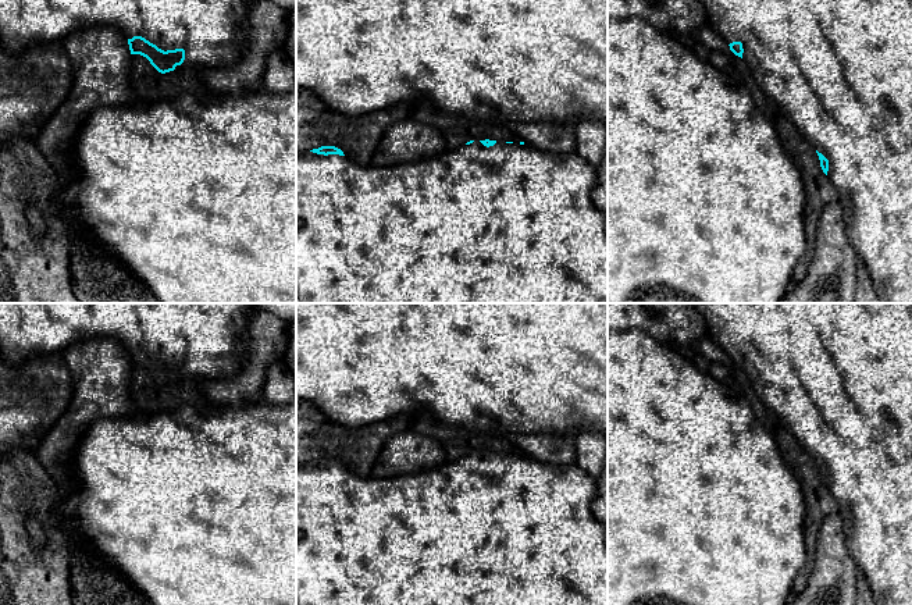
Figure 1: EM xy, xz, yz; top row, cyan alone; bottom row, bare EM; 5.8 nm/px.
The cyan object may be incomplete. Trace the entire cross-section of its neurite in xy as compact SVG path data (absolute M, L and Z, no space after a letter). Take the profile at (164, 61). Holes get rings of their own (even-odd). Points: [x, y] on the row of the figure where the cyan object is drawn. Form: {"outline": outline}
{"outline": "M0 0L0 45L19 53L32 42L64 40L90 26L114 26L128 40L131 54L146 57L161 74L177 65L228 67L239 60L253 0Z"}

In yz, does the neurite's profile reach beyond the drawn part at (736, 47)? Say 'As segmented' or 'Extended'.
Extended

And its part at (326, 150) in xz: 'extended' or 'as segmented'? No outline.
extended

